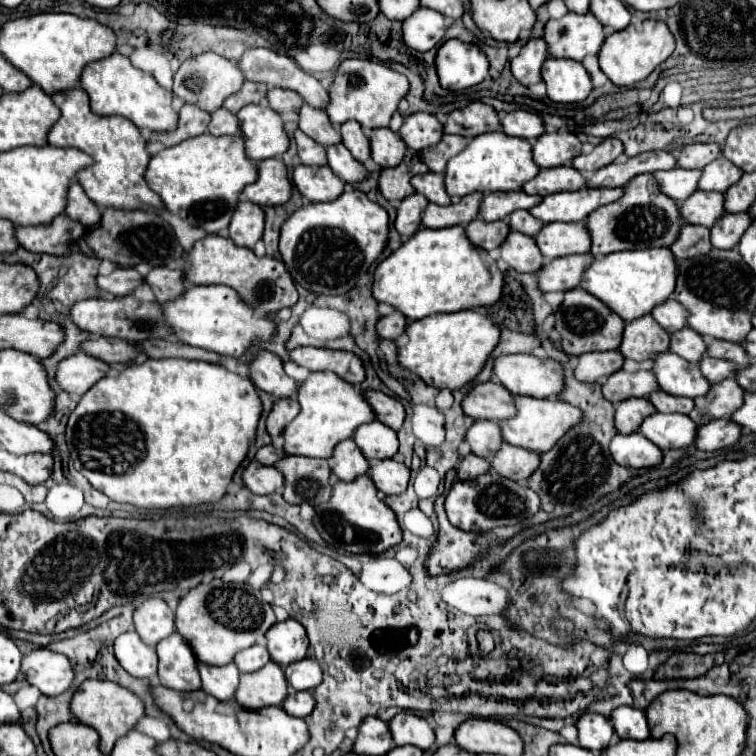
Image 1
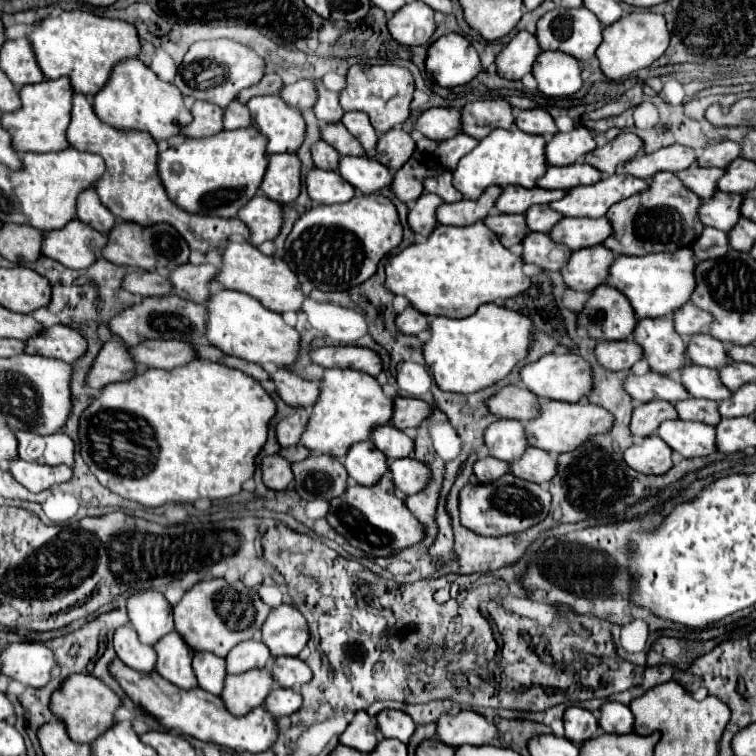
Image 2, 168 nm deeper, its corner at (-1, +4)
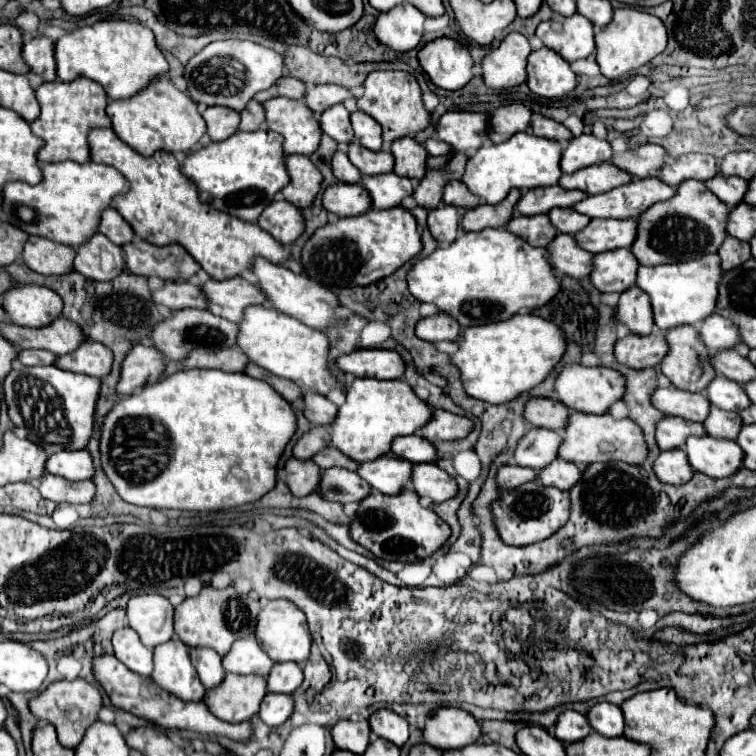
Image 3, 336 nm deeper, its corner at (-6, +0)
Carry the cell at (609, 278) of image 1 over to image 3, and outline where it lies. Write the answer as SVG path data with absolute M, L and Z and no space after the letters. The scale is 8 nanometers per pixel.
M702 256L700 260L688 260L666 266L640 266L636 286L648 292L654 308L654 322L660 330L670 330L680 324L700 324L716 310L716 286L720 282L720 256Z

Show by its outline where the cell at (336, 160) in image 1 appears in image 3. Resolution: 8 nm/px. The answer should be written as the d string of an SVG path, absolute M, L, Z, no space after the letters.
M380 174L380 176L362 176L362 186L370 192L372 204L380 210L400 206L406 196L412 194L412 180L398 174Z

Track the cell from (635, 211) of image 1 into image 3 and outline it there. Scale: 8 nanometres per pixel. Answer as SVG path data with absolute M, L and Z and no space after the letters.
M686 180L678 186L678 192L674 198L666 202L658 202L650 206L640 218L638 218L638 236L632 244L632 252L644 266L658 266L658 264L672 264L672 262L688 262L702 258L706 254L716 254L728 232L724 230L724 222L728 220L728 206L724 206L706 186L698 180Z

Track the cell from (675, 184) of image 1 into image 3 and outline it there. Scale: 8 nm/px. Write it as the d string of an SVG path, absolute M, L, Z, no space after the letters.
M718 174L716 178L708 180L706 186L728 206L736 206L736 202L742 202L744 190L748 190L748 180L736 178L736 176L722 176Z

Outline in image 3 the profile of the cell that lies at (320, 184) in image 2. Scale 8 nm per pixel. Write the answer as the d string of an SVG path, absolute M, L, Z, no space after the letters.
M334 184L326 188L322 204L328 212L346 218L364 214L364 210L372 208L372 198L368 198L368 190L360 184Z

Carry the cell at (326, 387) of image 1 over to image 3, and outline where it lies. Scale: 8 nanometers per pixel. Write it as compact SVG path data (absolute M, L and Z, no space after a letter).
M356 378L346 390L346 404L338 410L332 424L332 446L356 462L368 462L390 452L396 436L414 434L422 422L432 420L432 408L420 400L406 380L372 380Z

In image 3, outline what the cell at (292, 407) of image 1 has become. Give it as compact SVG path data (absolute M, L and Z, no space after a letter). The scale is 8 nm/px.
M314 426L310 428L310 432L306 432L294 446L294 456L300 460L308 460L312 458L312 454L320 452L328 448L328 428L322 426Z

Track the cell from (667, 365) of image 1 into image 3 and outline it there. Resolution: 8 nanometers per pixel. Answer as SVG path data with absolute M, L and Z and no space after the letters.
M716 376L706 390L708 400L722 410L744 410L752 404L752 400L744 394L744 388L738 382L732 382L724 376Z

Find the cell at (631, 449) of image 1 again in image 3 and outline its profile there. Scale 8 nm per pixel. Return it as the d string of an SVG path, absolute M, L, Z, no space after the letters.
M682 448L662 452L654 462L656 476L666 484L686 484L694 476L694 468L686 462L686 452Z

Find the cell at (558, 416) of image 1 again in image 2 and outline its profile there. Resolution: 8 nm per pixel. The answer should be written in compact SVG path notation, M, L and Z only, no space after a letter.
M541 400L539 414L523 426L525 426L529 446L541 448L551 456L559 456L561 452L575 450L587 438L607 432L611 424L613 424L613 416L605 408L599 408L595 404L587 404L587 402L569 404L569 402L557 402L557 400Z

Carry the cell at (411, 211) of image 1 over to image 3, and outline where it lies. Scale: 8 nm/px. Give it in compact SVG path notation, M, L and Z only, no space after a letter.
M438 206L428 214L428 228L438 244L452 244L460 234L460 218L464 216L464 208L456 206Z

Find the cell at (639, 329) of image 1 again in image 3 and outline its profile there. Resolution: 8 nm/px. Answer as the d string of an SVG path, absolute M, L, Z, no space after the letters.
M676 326L666 332L670 352L660 362L660 370L670 382L688 392L706 392L708 382L716 378L716 370L710 364L710 352L700 342L694 326Z

